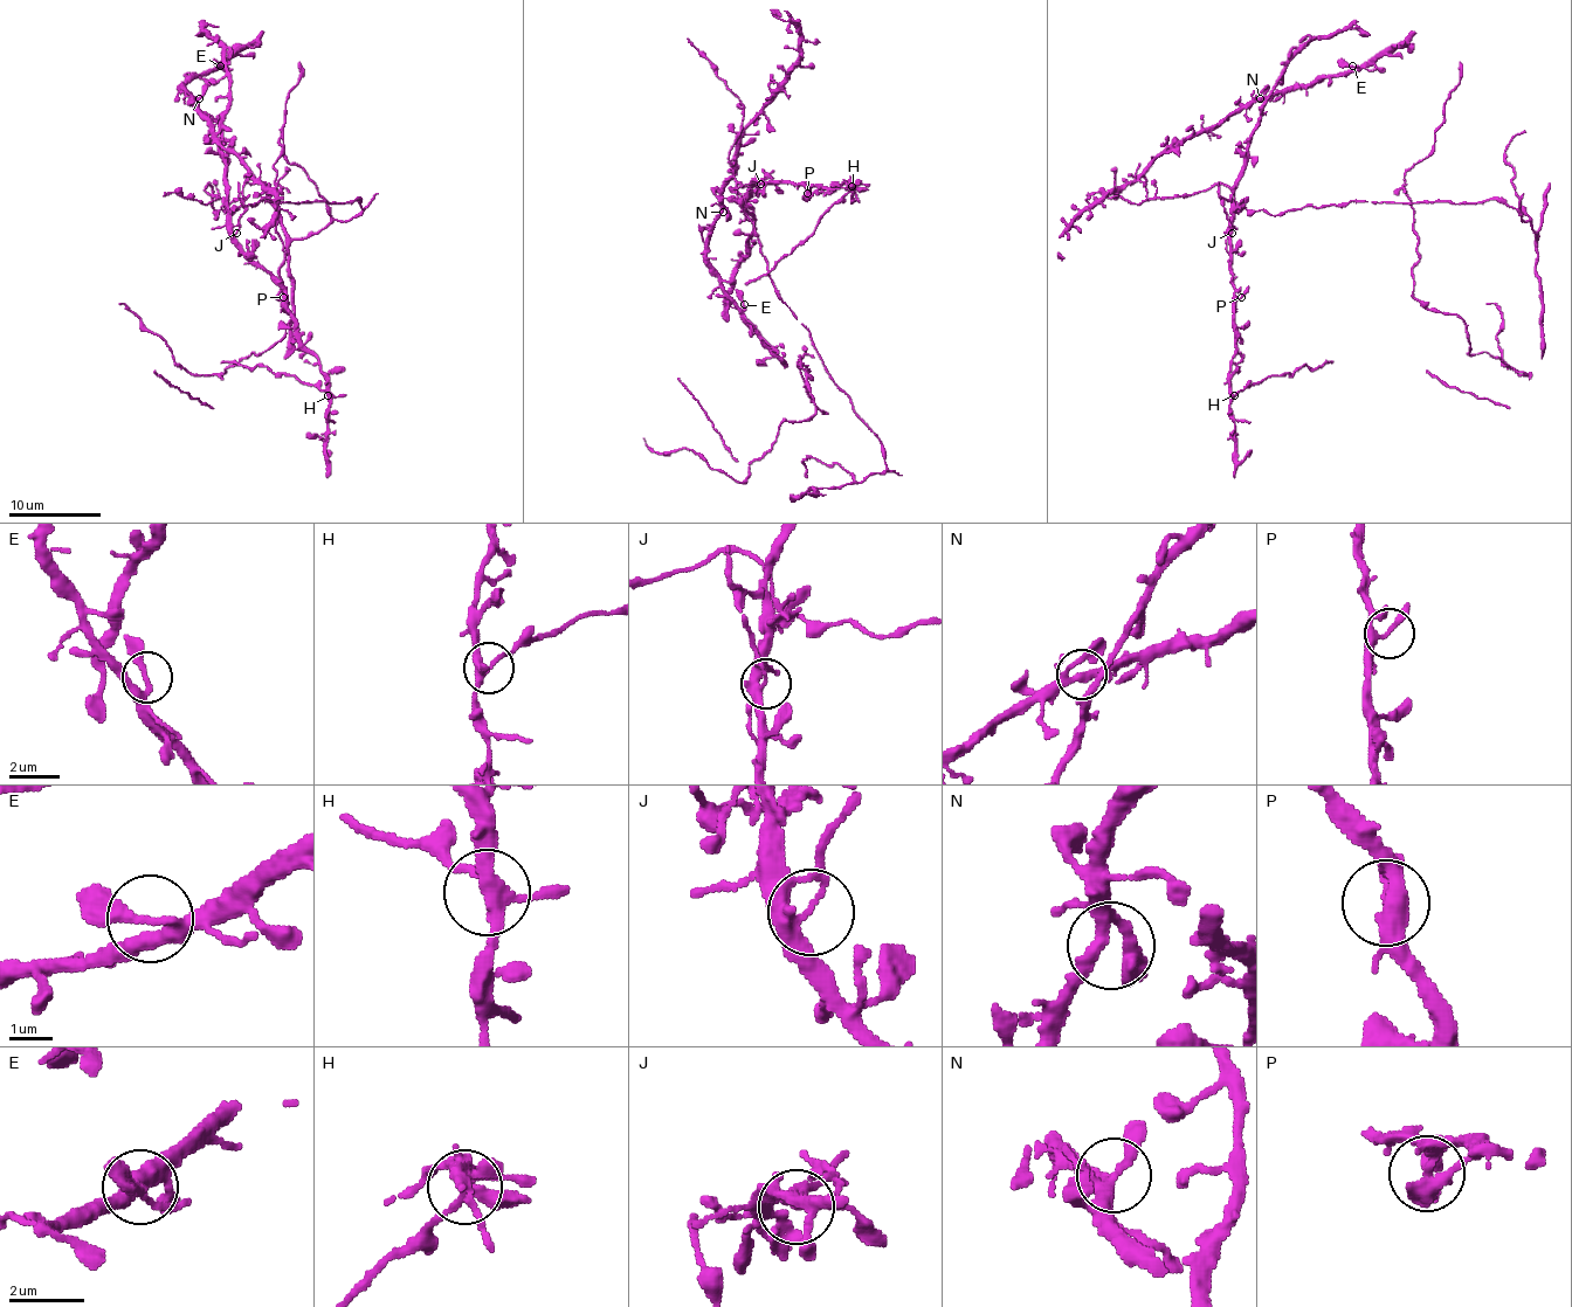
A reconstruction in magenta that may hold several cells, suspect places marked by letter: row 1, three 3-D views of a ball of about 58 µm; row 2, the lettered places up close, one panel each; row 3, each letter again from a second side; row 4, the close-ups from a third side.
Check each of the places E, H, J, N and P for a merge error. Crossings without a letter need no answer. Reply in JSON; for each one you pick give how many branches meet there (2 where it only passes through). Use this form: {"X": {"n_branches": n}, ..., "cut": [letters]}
{"H": {"n_branches": 4}, "J": {"n_branches": 3}, "cut": ["H", "J"]}

